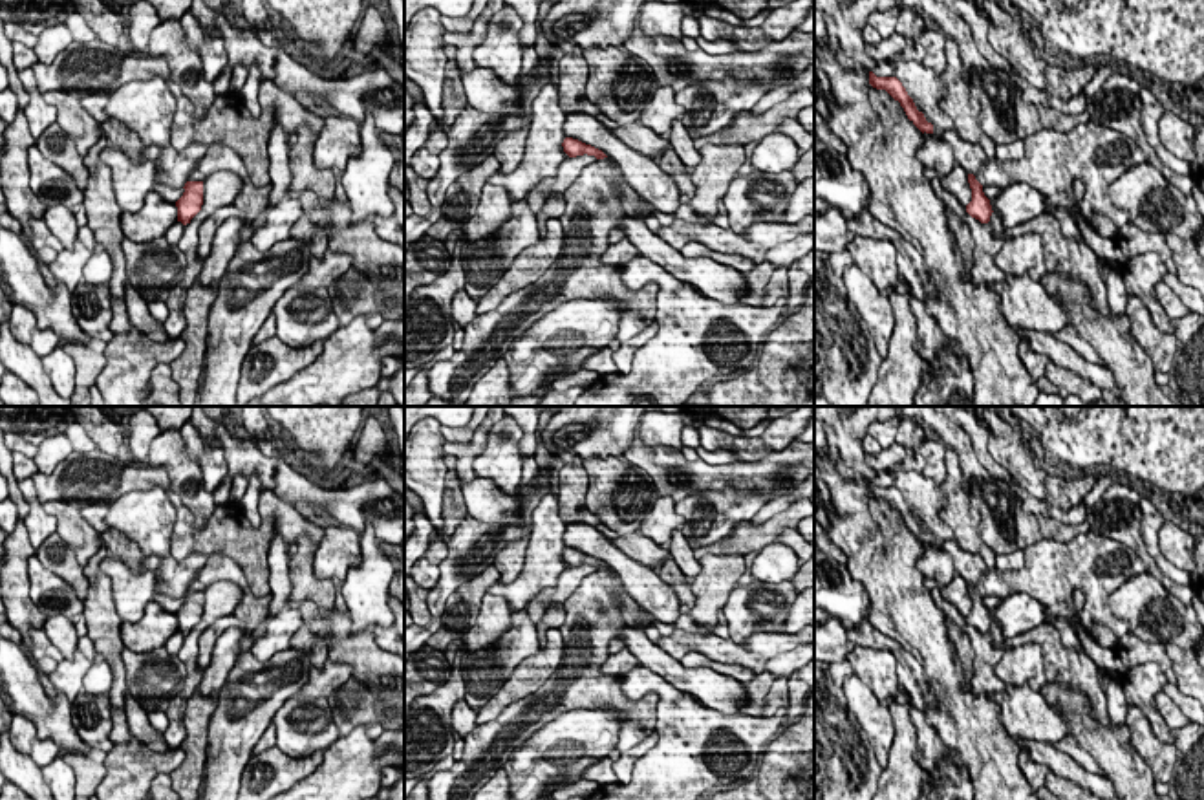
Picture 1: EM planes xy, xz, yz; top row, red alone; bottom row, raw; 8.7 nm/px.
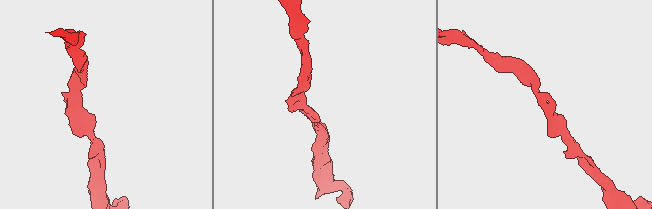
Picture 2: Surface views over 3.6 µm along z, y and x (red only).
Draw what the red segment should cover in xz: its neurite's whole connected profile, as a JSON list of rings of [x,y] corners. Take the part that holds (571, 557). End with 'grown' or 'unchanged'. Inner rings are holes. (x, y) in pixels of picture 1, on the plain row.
[[[565,547],[564,553],[564,562],[569,566],[569,568],[576,568],[576,566],[595,566],[597,569],[604,569],[607,568],[602,560],[591,557],[591,555],[586,555],[578,549],[573,549],[573,547]]]; unchanged

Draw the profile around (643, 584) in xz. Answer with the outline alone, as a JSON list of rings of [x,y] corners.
[[[571,522],[564,531],[565,547],[602,560],[620,577],[626,593],[659,622],[672,624],[681,617],[675,591],[648,566],[624,555],[597,527]]]

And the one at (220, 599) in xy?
[[[220,580],[220,582],[207,586],[203,591],[201,621],[205,621],[207,626],[210,626],[218,619],[232,615],[242,595],[243,595],[243,589],[232,582]]]

